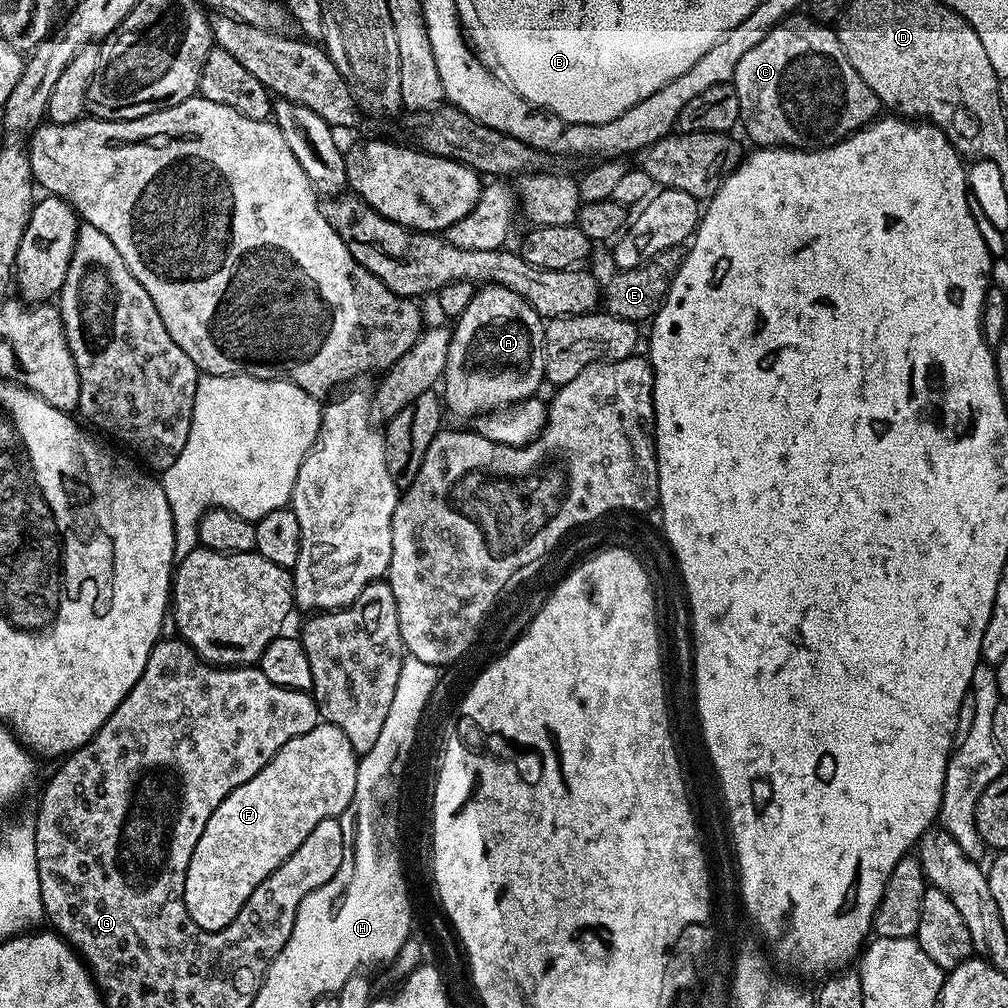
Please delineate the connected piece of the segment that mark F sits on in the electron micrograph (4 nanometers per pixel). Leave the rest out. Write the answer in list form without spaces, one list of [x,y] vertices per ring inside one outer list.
[[[321,722],[314,730],[290,738],[265,768],[260,768],[254,778],[234,789],[217,806],[214,814],[210,814],[210,822],[206,822],[206,830],[202,830],[202,838],[198,838],[194,846],[194,854],[190,854],[190,866],[186,866],[184,905],[198,927],[207,932],[220,932],[230,926],[238,910],[246,906],[246,898],[306,842],[306,834],[310,834],[318,822],[340,817],[342,810],[350,806],[350,798],[354,798],[357,759],[350,738],[346,738],[338,726]]]

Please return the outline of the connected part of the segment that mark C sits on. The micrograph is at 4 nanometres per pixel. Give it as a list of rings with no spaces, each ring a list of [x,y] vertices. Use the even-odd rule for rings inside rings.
[[[793,14],[785,19],[783,24],[777,24],[754,46],[754,50],[746,50],[742,54],[742,62],[738,62],[738,70],[734,70],[734,78],[730,81],[738,90],[738,106],[740,107],[740,124],[744,132],[753,140],[753,145],[763,146],[766,148],[825,148],[831,144],[836,144],[840,140],[847,140],[852,133],[857,132],[860,128],[872,123],[881,115],[882,105],[880,99],[858,78],[858,70],[850,66],[850,58],[846,58],[846,50],[842,50],[842,42],[838,42],[835,31],[831,27],[825,26],[804,14]]]

